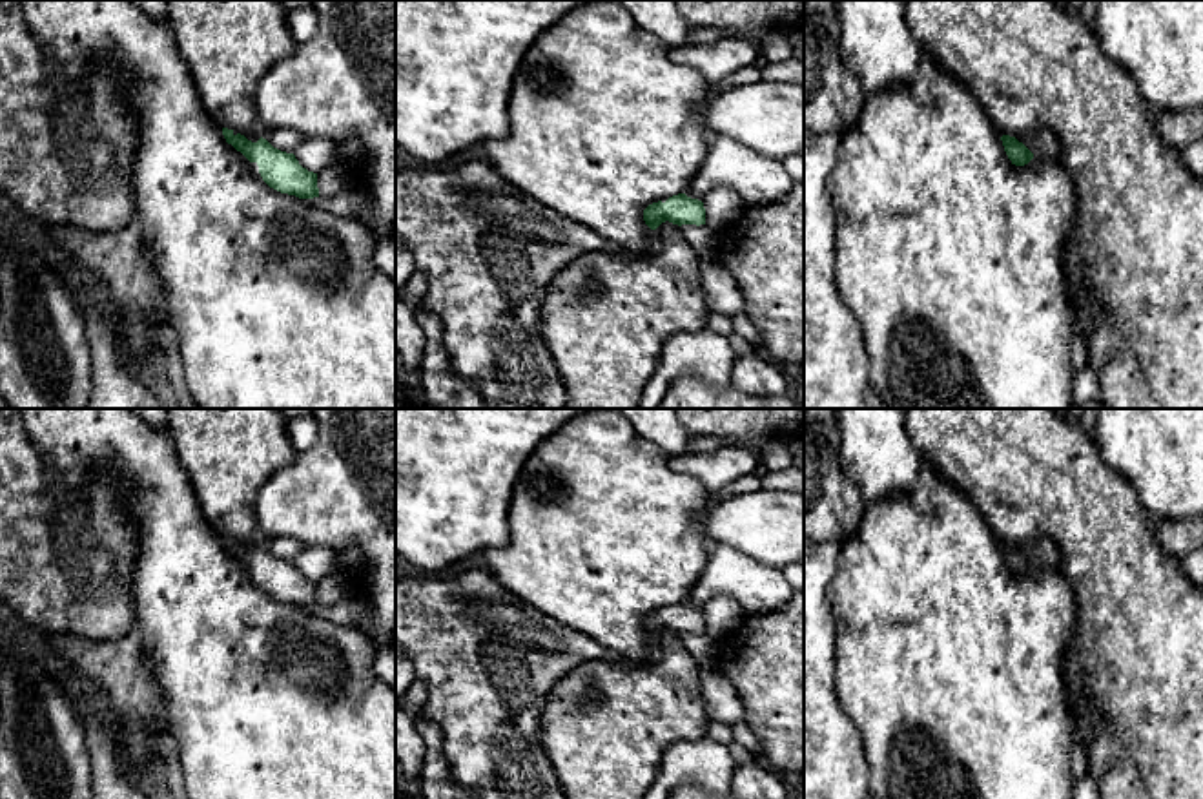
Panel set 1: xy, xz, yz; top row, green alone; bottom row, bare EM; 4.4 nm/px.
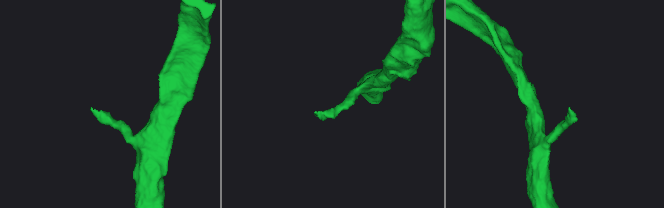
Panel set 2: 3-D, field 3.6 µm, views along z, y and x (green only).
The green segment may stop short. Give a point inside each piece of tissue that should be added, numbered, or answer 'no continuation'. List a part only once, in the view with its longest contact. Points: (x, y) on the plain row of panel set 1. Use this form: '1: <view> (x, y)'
1: yz (1043, 553)

